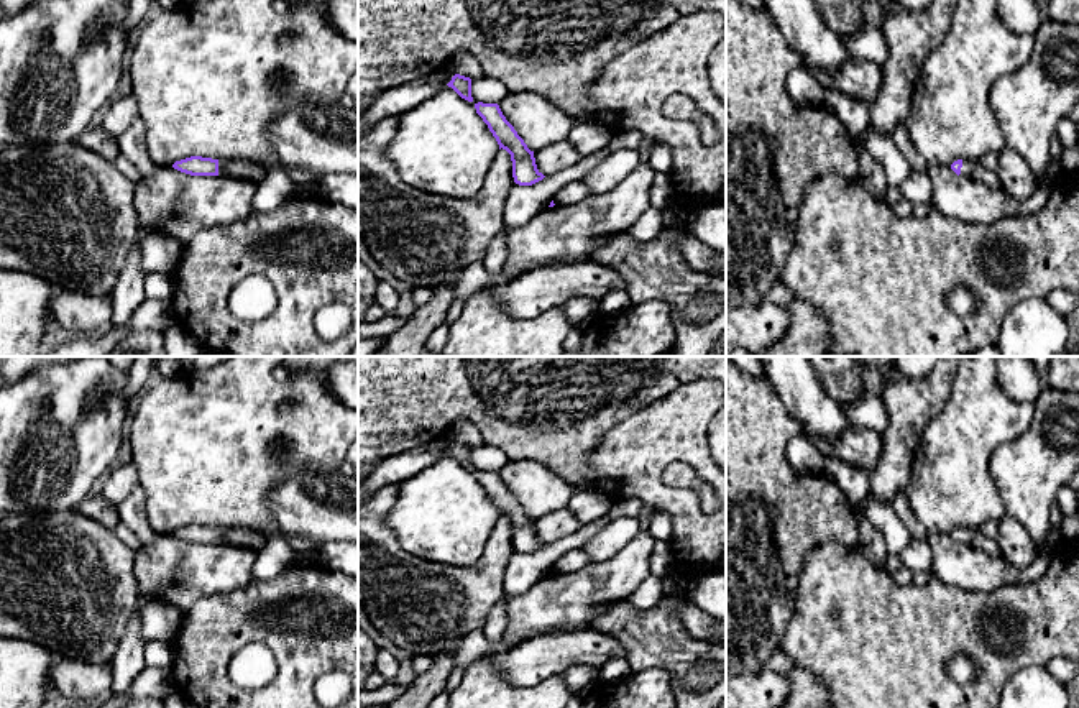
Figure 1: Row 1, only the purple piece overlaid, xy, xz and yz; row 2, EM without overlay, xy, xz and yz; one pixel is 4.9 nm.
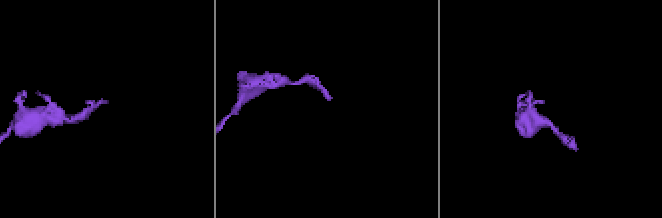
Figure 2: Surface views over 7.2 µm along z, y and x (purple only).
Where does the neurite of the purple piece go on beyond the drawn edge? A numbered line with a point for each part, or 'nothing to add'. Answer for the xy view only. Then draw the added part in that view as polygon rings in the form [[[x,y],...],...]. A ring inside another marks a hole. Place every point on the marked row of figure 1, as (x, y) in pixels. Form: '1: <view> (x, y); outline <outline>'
1: xy (234, 168); outline [[[238,159],[218,161],[218,176],[245,177],[255,182],[261,182],[266,174],[266,166],[258,166]]]

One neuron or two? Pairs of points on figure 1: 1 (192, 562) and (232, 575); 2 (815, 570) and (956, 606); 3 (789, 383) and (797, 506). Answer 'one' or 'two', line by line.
1: one
2: one
3: two

